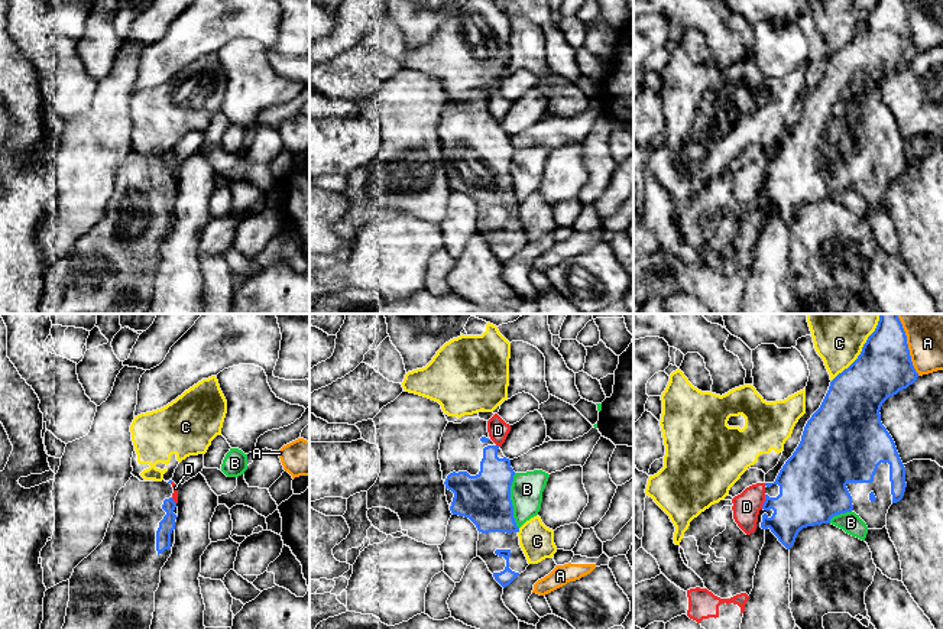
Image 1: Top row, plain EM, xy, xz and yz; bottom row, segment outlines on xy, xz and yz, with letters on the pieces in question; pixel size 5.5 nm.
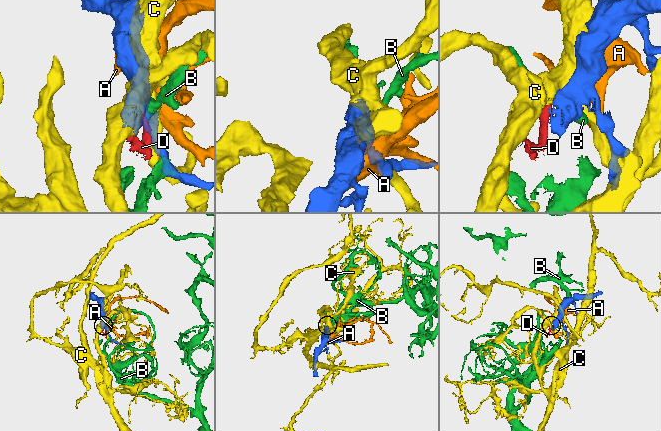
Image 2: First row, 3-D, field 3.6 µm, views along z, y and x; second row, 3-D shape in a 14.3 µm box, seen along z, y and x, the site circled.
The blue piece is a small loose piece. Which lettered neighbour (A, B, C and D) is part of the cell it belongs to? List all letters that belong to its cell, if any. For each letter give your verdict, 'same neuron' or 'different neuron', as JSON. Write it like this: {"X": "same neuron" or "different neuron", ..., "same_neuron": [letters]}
{"A": "different neuron", "B": "different neuron", "C": "different neuron", "D": "different neuron", "same_neuron": []}

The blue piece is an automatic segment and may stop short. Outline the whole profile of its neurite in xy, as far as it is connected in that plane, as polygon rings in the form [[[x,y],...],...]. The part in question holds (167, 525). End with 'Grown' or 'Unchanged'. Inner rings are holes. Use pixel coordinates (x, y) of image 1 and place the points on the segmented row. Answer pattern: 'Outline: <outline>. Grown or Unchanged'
Outline: [[[132,476],[114,500],[114,515],[103,542],[75,568],[69,578],[69,602],[62,629],[150,629],[155,612],[155,591],[161,570],[172,554],[178,508],[171,483],[140,482]]]. Grown

